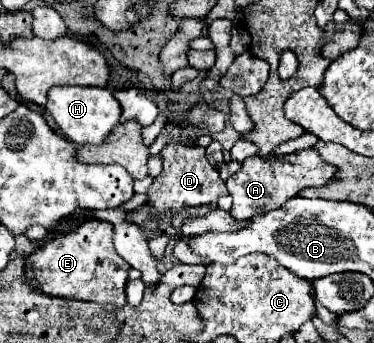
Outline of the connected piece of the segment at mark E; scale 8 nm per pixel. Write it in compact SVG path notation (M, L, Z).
M87 221L81 227L59 233L31 253L25 261L27 279L31 285L41 287L47 295L57 295L65 299L81 299L95 303L115 303L117 307L125 305L125 283L129 263L117 255L113 247L113 227L107 221Z

